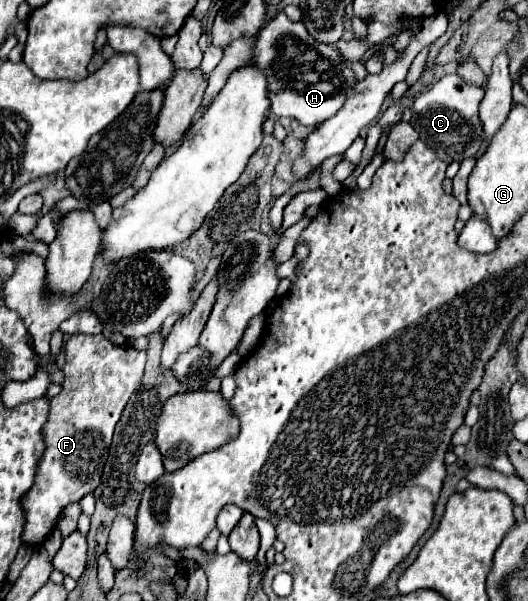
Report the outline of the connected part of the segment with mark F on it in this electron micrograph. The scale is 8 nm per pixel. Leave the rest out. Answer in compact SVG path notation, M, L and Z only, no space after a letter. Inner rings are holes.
M74 334L66 342L66 380L62 392L50 400L48 422L44 424L46 450L34 486L24 496L24 542L30 546L44 544L66 504L78 502L84 494L94 492L100 484L114 426L130 396L140 388L146 352L114 346L110 340L88 334Z

